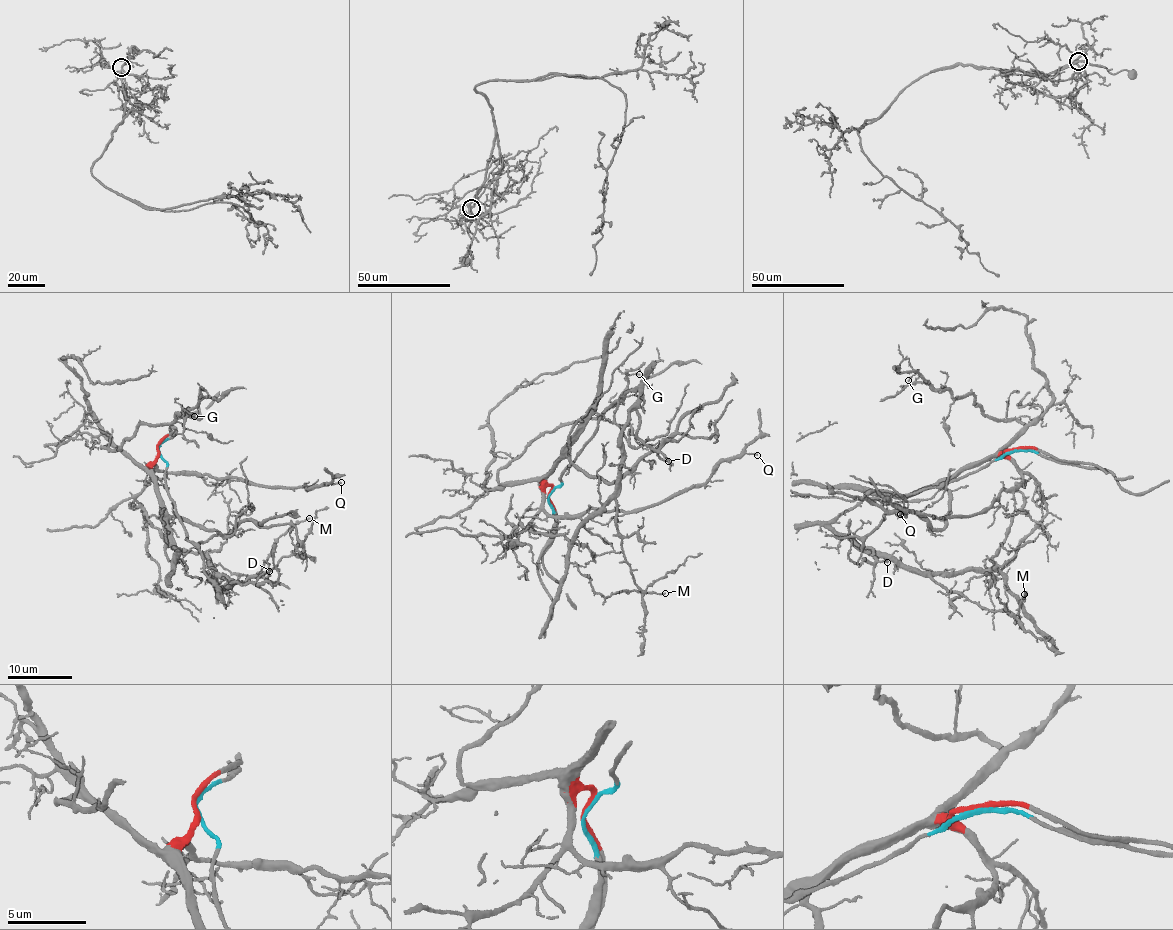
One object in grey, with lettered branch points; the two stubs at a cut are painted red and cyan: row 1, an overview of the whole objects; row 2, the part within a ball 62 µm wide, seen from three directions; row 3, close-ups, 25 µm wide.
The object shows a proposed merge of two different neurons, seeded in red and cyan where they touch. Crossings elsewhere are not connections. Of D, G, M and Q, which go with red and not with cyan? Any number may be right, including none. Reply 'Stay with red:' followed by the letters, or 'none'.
Stay with red: G, Q

